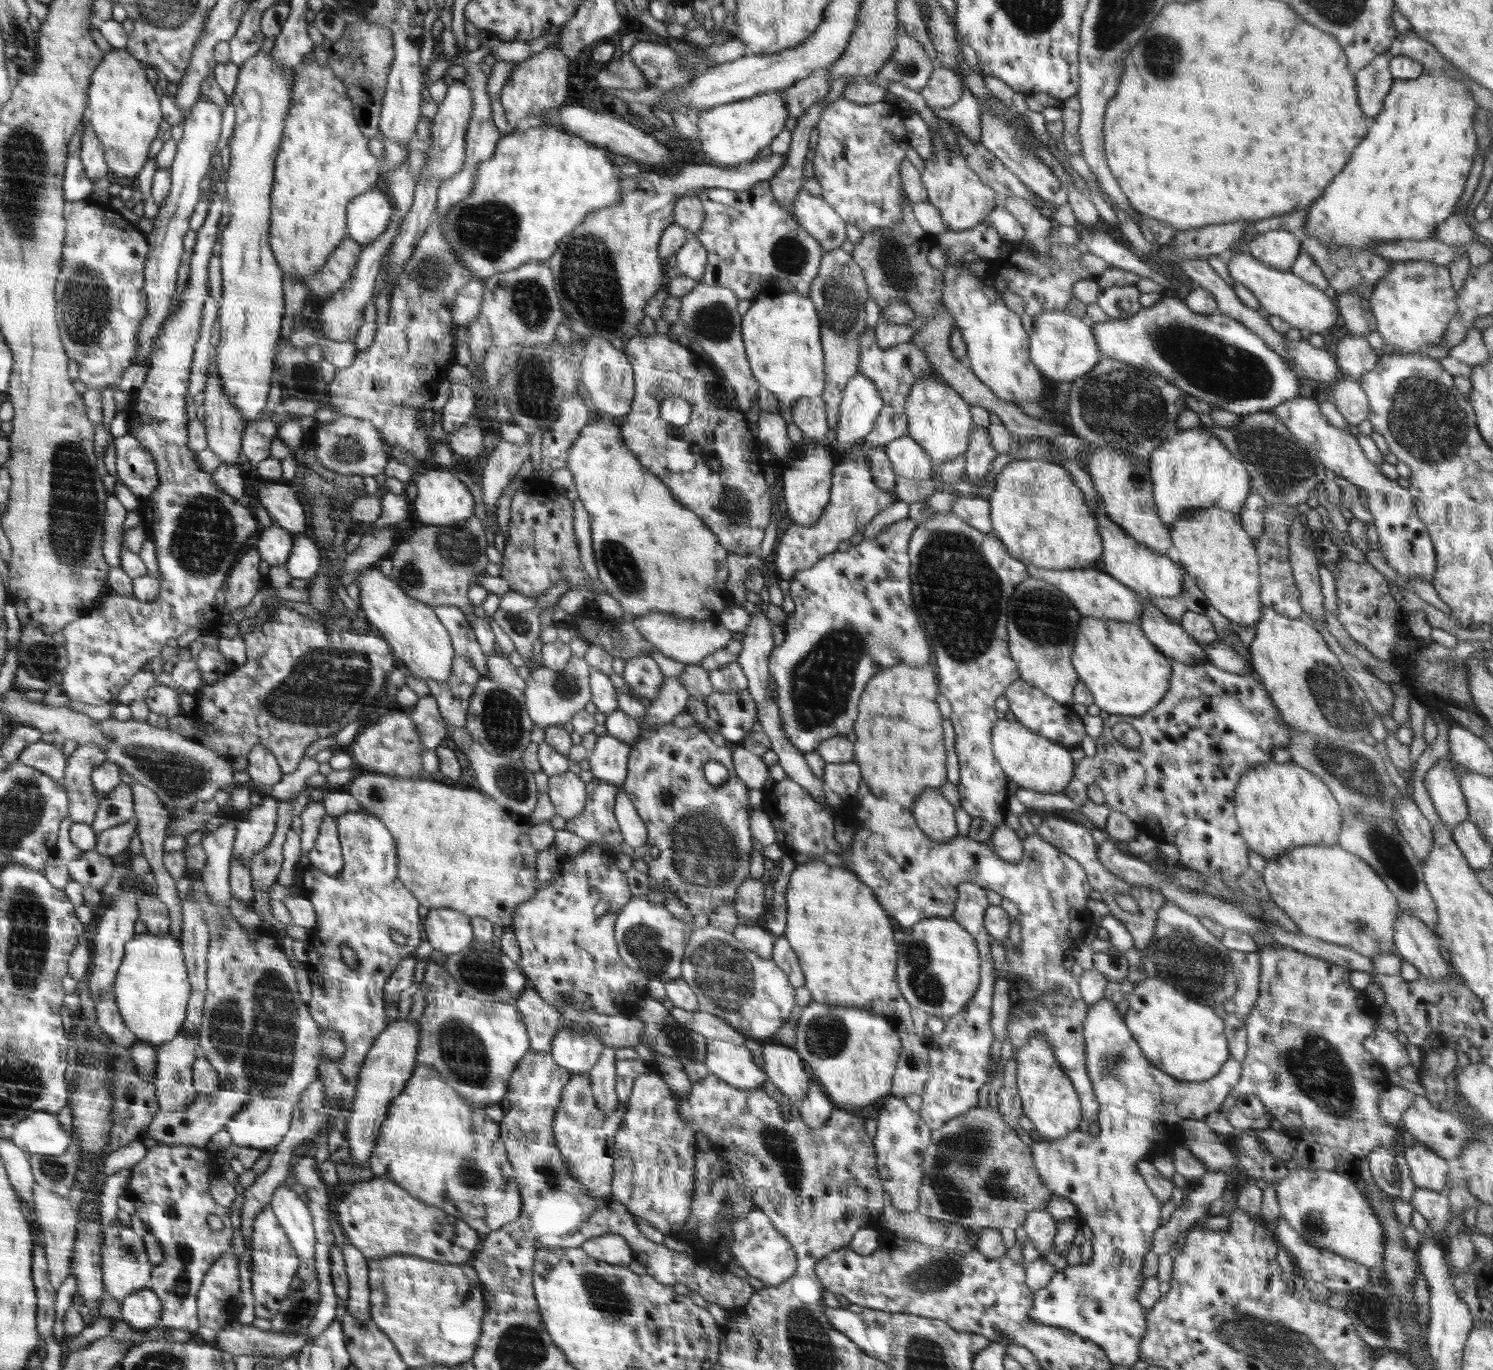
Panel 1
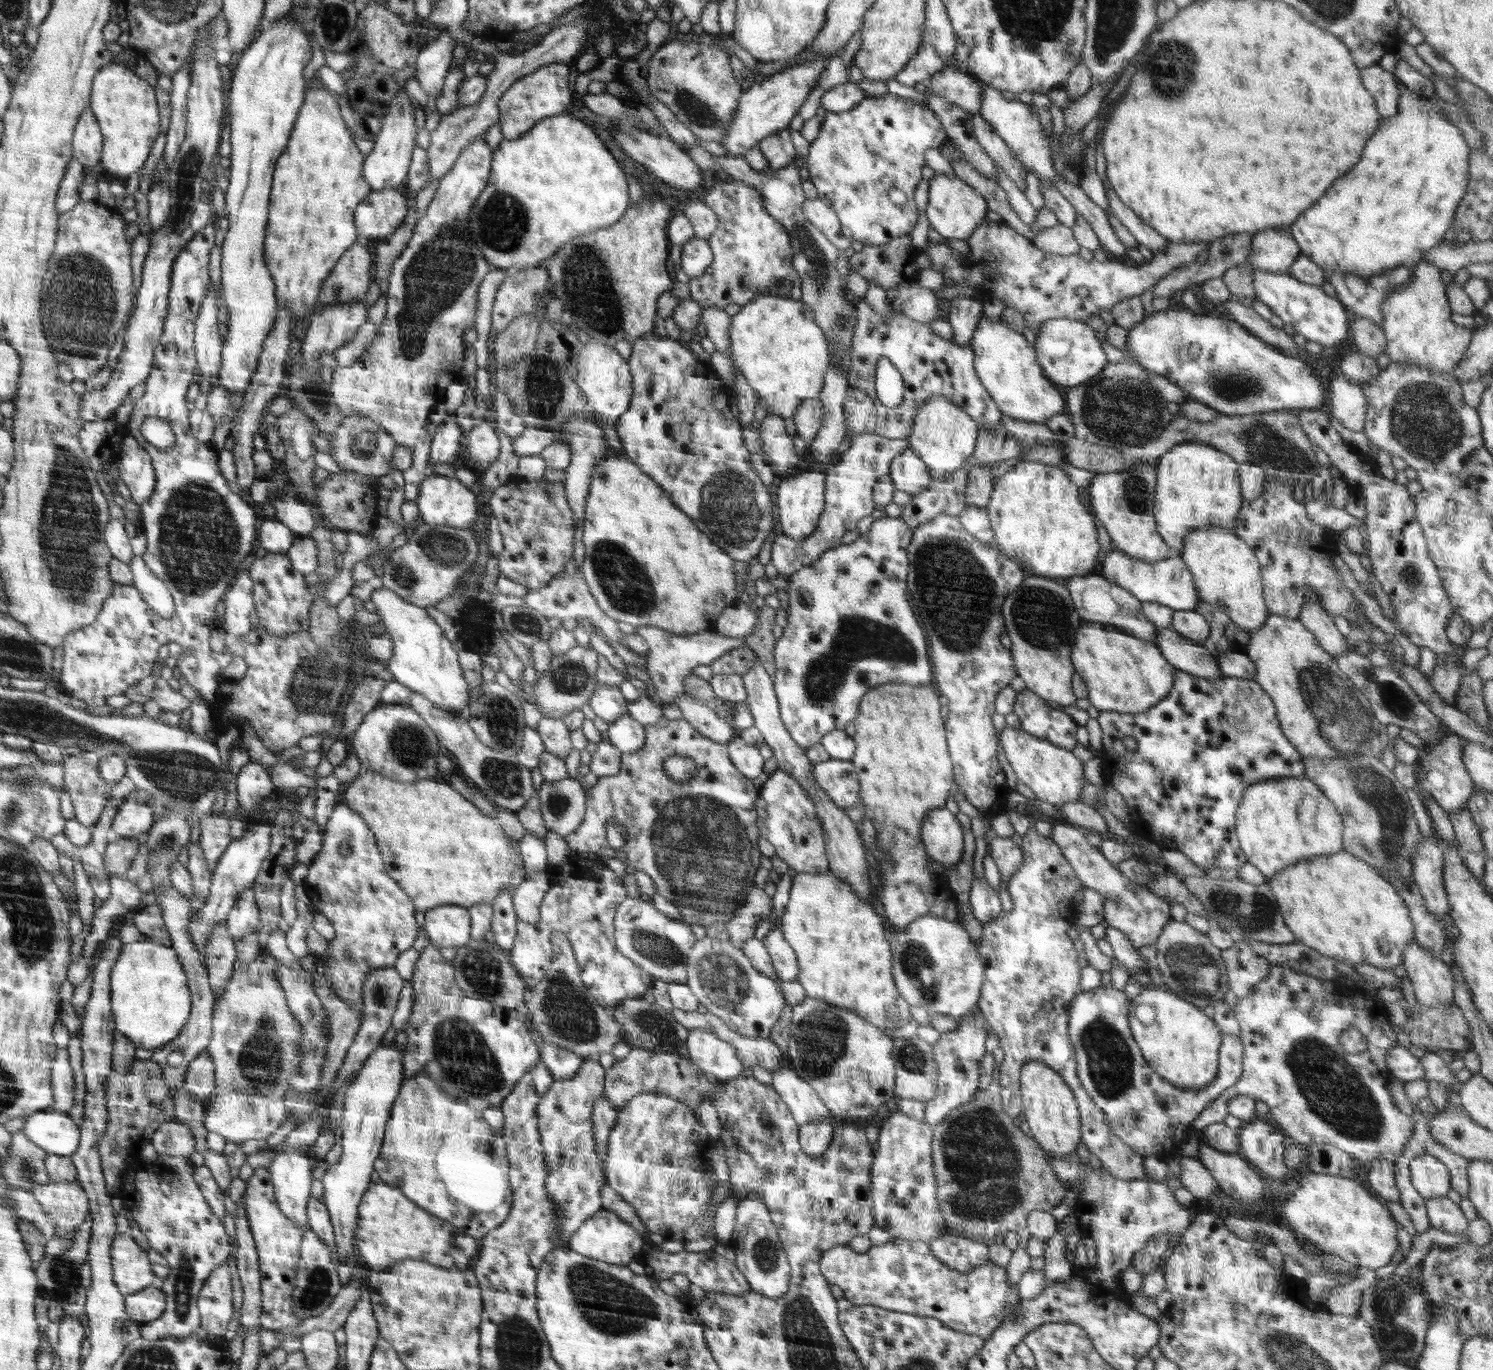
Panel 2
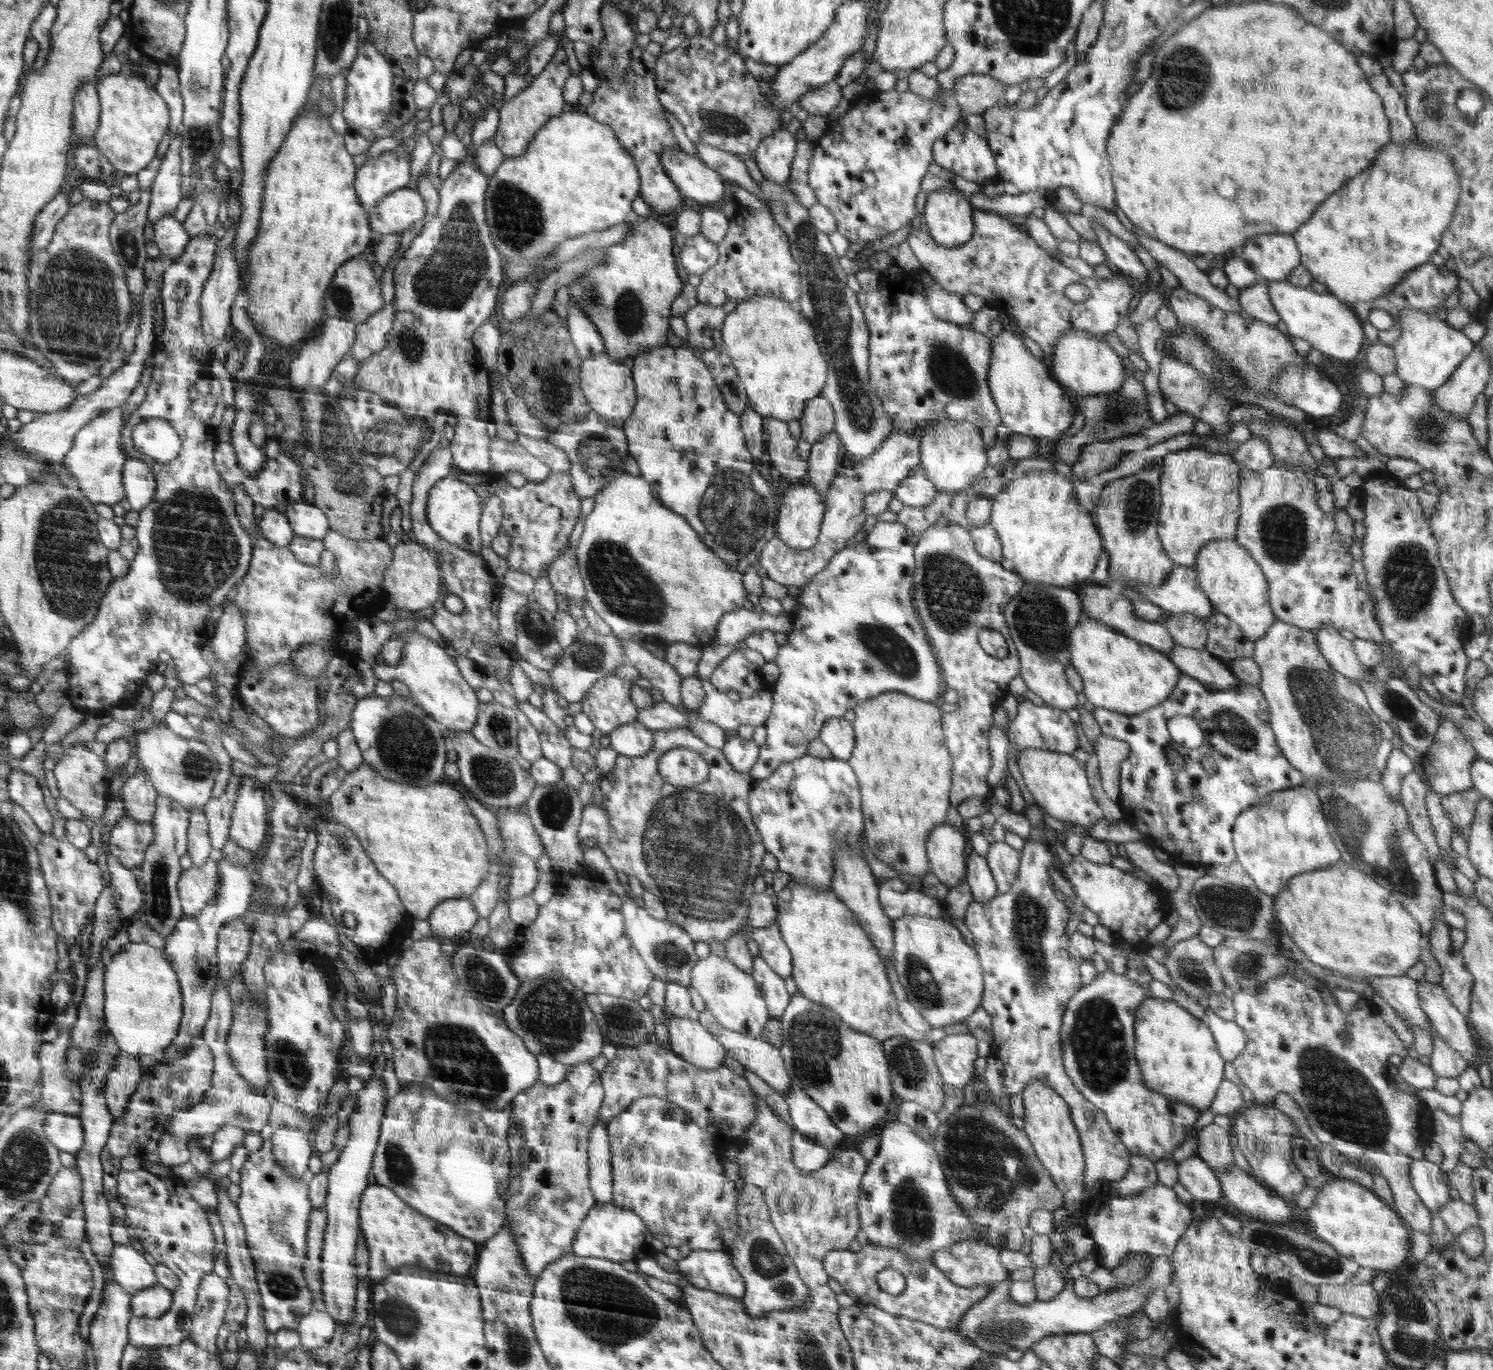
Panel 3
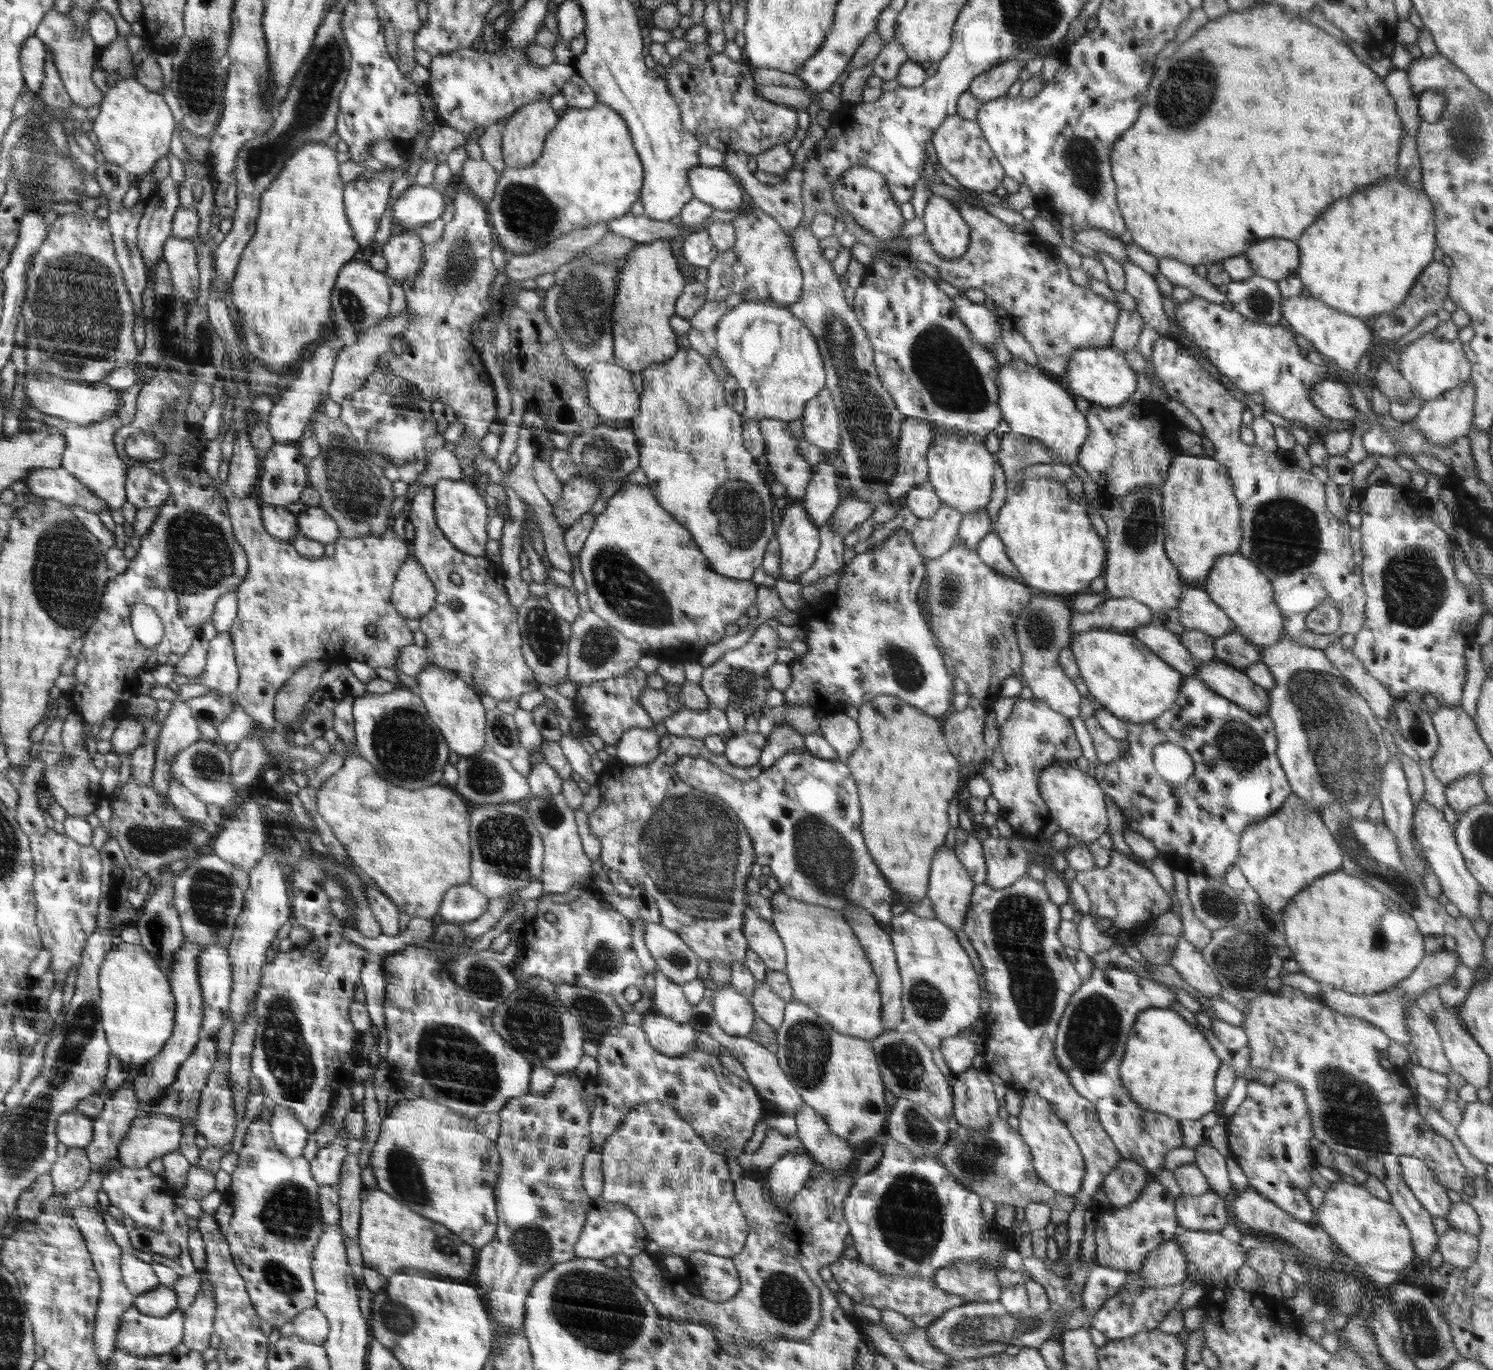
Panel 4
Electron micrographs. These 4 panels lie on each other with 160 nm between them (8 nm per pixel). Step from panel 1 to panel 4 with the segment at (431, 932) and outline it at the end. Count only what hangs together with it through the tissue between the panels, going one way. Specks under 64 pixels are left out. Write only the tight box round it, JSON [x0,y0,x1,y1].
[439,882,489,925]

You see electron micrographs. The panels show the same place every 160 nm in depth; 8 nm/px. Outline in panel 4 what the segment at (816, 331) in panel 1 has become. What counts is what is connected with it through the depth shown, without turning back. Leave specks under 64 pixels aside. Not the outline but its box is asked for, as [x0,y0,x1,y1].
[715,301,825,421]

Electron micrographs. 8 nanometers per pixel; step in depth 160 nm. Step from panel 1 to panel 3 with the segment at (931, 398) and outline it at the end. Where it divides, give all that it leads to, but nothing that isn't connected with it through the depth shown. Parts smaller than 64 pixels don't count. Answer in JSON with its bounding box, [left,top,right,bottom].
[920,420,987,493]

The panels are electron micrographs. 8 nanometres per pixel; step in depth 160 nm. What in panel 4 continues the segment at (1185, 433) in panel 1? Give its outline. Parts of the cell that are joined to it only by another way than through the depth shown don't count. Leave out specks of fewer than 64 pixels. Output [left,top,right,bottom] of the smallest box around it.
[1162,453,1243,588]

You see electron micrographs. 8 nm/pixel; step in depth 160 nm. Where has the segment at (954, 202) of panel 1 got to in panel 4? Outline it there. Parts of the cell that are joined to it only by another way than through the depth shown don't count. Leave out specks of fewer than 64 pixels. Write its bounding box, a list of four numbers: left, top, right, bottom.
[923,189,971,260]

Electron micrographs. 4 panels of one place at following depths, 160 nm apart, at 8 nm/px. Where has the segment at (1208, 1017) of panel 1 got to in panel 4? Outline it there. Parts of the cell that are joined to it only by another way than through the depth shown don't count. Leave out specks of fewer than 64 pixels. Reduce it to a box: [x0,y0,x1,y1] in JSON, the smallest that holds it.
[1119,1007,1222,1122]

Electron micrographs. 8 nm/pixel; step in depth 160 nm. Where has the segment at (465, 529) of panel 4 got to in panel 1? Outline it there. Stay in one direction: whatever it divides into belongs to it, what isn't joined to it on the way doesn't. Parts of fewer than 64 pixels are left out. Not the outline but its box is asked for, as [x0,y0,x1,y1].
[414,469,474,525]

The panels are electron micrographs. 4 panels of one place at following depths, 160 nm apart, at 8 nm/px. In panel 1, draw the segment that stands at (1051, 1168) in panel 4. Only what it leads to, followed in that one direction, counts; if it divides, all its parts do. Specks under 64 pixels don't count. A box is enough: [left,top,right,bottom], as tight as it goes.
[1015,1033,1082,1140]

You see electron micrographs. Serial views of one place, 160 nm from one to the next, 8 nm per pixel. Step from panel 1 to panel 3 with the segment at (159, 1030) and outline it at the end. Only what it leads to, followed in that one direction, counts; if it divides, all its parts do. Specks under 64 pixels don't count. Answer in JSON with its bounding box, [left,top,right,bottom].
[104,943,183,1056]

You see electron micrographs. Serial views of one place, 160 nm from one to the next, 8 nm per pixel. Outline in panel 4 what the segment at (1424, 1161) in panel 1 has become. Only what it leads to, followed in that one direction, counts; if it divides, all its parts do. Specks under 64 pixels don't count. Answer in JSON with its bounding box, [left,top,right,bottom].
[1400,1155,1452,1217]

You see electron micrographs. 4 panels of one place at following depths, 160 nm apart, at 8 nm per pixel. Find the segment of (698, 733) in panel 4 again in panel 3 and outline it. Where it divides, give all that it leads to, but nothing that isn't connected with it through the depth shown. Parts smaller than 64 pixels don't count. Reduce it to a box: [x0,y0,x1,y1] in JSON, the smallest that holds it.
[637,677,773,731]

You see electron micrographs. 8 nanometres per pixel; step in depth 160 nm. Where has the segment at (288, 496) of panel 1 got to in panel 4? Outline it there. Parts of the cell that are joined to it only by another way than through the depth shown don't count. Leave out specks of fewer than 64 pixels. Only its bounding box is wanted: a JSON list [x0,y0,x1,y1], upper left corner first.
[296,507,339,545]

